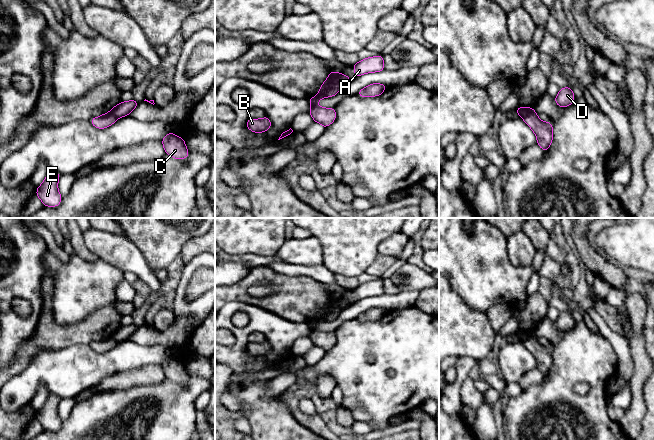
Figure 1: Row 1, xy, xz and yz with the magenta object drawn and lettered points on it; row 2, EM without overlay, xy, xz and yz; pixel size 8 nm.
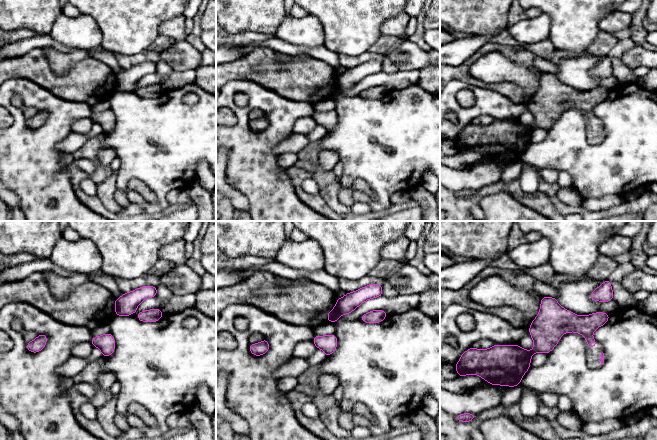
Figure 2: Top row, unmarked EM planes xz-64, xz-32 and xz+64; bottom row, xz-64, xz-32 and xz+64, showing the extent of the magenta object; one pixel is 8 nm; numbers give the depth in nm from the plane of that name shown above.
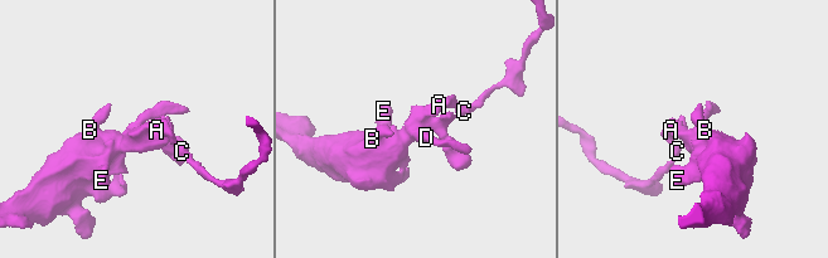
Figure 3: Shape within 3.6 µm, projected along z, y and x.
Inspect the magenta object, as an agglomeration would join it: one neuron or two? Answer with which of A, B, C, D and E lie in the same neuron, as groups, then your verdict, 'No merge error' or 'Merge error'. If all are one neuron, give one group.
Groups: A C / B D E. Merge error

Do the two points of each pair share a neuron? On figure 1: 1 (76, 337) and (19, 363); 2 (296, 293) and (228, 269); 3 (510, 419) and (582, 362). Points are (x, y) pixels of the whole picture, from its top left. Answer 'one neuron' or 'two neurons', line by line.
1: one neuron
2: two neurons
3: one neuron

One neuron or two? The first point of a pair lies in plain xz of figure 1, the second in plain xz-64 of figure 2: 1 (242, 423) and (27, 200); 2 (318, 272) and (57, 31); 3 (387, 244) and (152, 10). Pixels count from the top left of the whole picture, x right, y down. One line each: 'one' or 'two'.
1: two
2: two
3: two

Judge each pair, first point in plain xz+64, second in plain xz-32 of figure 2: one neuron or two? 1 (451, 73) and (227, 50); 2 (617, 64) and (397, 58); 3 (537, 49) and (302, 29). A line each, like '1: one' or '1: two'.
1: two
2: two
3: two

